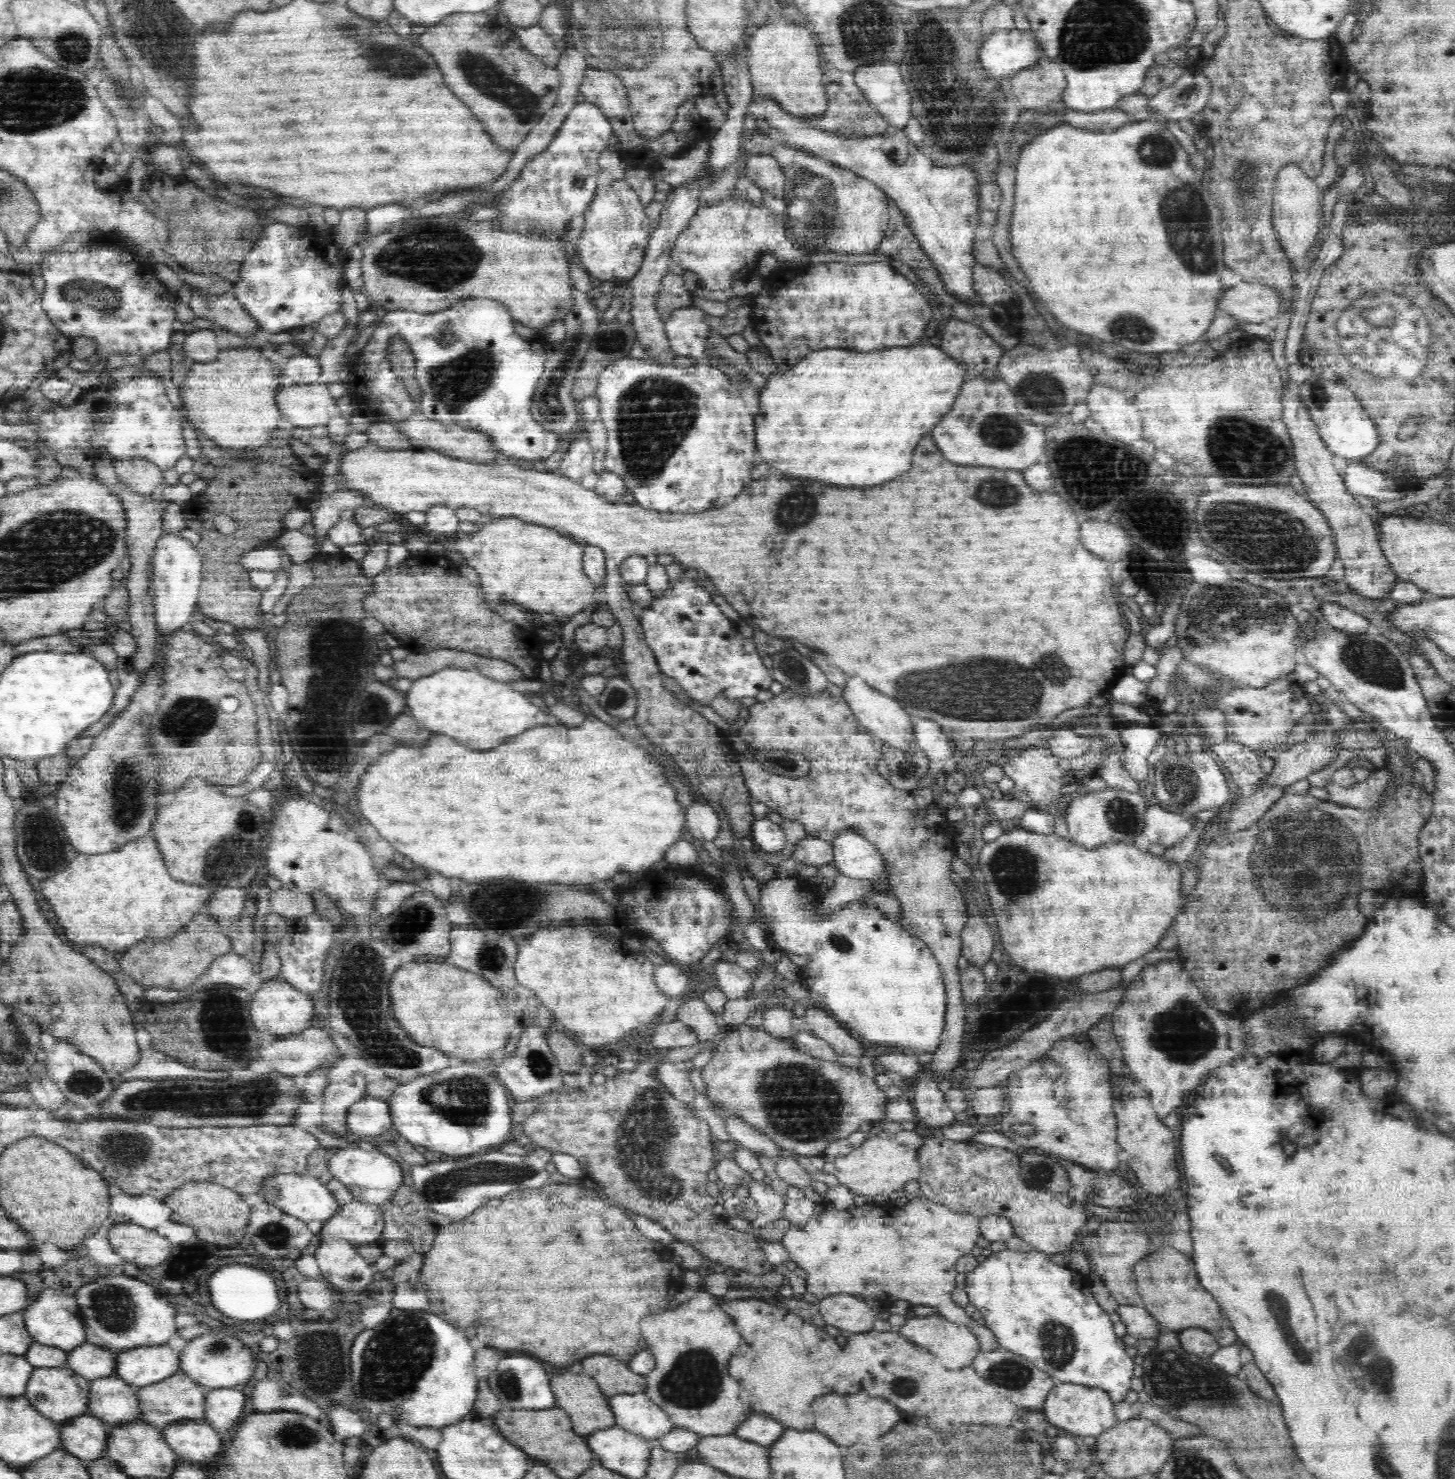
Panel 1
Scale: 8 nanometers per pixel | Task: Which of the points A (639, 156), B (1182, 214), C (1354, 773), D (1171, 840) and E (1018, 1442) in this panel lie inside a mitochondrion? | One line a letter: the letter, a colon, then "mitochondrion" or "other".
A: other
B: mitochondrion
C: other
D: other
E: other

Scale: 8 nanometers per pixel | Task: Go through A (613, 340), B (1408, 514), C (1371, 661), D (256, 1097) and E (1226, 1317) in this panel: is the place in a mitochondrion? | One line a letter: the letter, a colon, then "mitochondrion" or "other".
A: mitochondrion
B: other
C: mitochondrion
D: mitochondrion
E: other

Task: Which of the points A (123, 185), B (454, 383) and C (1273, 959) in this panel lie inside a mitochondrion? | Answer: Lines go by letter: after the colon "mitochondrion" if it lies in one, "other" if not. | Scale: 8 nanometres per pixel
A: other
B: mitochondrion
C: other

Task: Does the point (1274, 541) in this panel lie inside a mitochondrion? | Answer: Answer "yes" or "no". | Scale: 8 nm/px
yes

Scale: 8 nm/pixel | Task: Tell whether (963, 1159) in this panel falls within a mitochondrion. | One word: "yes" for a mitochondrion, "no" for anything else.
no

